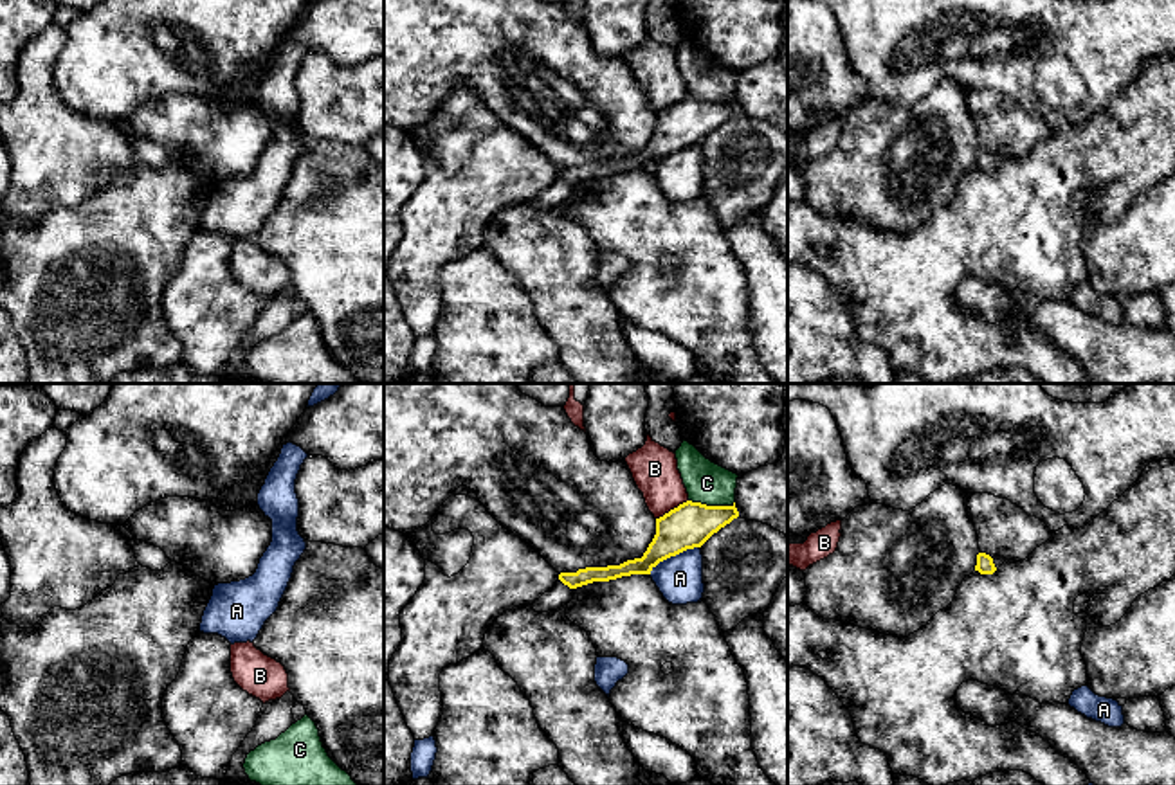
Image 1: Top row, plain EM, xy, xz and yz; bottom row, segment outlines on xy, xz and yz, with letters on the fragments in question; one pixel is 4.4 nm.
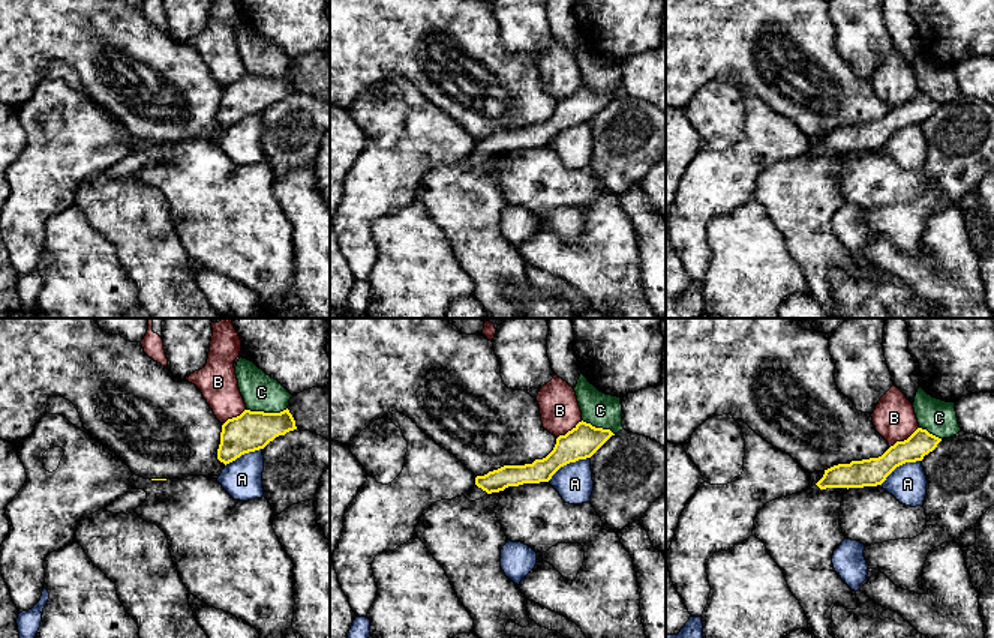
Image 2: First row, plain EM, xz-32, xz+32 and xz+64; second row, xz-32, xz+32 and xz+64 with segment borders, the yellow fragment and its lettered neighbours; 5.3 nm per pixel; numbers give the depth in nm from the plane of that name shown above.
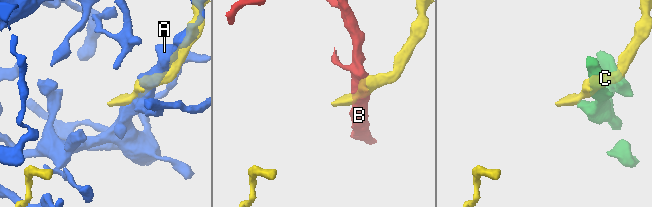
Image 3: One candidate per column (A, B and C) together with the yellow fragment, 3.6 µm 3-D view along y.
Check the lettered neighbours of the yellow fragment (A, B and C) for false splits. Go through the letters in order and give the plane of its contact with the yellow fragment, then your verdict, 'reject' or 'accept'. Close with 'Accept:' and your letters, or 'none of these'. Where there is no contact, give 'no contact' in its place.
A: meets yellow in xz; reject
B: meets yellow in xz; reject
C: meets yellow in xz; reject
Accept: none of these

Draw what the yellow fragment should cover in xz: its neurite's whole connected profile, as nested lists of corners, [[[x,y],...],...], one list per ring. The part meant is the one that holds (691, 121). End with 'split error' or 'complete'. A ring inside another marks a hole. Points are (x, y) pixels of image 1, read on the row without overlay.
[[[687,97],[656,115],[656,131],[642,155],[620,162],[586,164],[577,169],[560,169],[559,178],[532,200],[535,209],[557,207],[573,196],[577,184],[593,178],[609,178],[631,171],[651,171],[663,157],[687,146],[701,144],[714,130],[739,113],[732,103],[706,103]]] | split error

